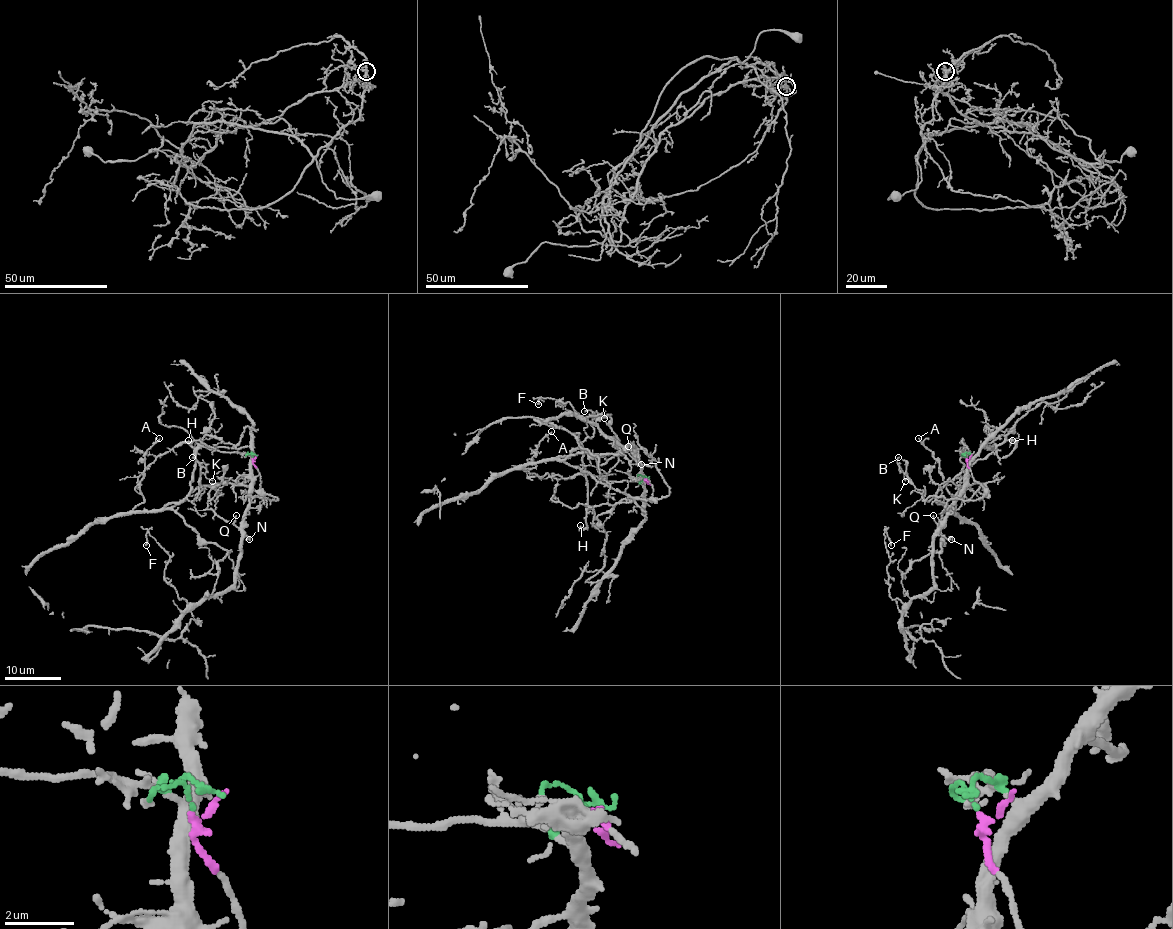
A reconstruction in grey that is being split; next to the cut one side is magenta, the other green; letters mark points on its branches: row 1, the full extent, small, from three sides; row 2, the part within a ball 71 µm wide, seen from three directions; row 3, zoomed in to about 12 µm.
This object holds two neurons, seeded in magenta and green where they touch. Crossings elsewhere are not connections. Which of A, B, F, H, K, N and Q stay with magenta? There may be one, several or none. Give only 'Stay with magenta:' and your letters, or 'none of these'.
Stay with magenta: A, B, K

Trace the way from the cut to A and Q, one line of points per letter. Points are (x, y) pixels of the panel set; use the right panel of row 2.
A: (966, 458), (985, 491), (983, 484), (963, 485), (949, 510), (953, 502), (939, 463), (918, 437)
Q: (966, 457), (966, 453), (970, 454), (969, 481), (952, 512), (939, 527), (933, 515)

